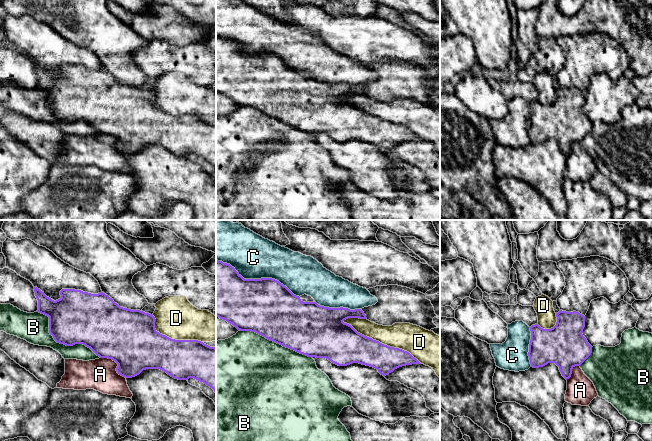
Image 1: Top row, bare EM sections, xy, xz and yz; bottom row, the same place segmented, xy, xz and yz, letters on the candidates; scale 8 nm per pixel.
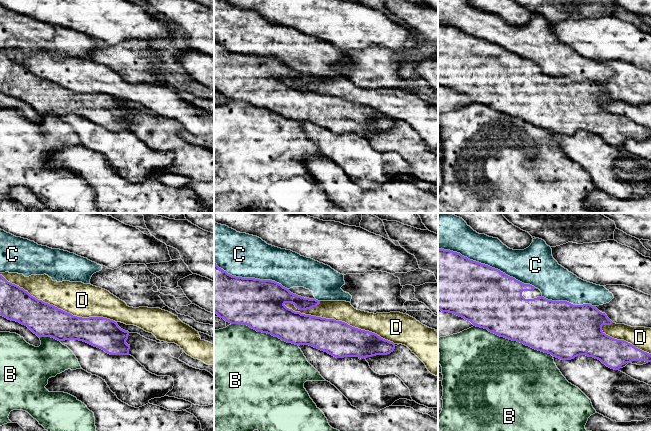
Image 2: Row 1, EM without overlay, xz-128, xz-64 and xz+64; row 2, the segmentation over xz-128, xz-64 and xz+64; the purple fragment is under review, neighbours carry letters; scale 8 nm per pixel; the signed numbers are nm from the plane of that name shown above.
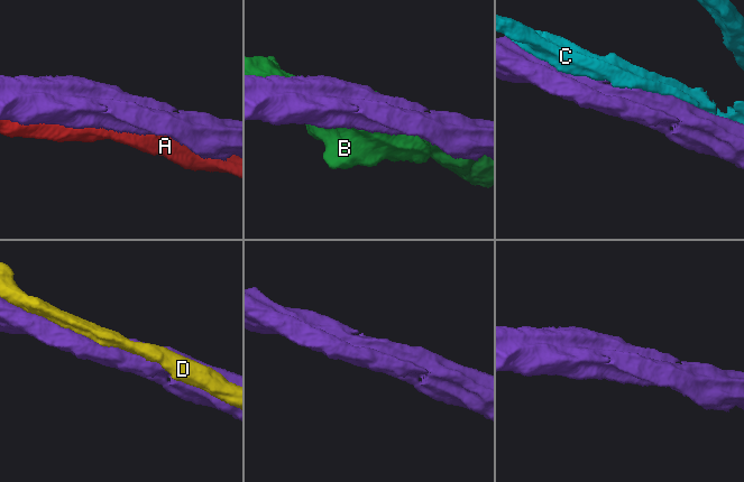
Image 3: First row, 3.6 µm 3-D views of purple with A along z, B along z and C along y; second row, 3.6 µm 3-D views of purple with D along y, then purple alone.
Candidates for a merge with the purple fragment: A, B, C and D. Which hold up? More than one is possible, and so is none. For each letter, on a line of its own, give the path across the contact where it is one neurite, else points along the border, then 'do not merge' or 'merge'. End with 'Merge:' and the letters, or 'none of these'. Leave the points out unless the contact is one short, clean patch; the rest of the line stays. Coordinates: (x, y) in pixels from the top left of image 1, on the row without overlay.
A: do not merge
B: do not merge
C: do not merge
D: do not merge
Merge: none of these

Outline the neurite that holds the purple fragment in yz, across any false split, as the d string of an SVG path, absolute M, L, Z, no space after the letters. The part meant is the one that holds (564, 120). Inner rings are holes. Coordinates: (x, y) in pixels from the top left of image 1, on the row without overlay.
M560 86L556 93L556 101L551 105L543 105L538 100L530 103L528 132L533 144L555 139L567 156L571 153L572 145L591 131L592 122L582 110L584 91Z

